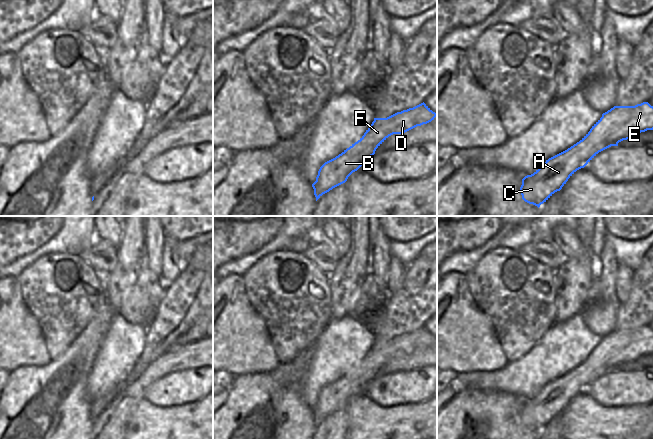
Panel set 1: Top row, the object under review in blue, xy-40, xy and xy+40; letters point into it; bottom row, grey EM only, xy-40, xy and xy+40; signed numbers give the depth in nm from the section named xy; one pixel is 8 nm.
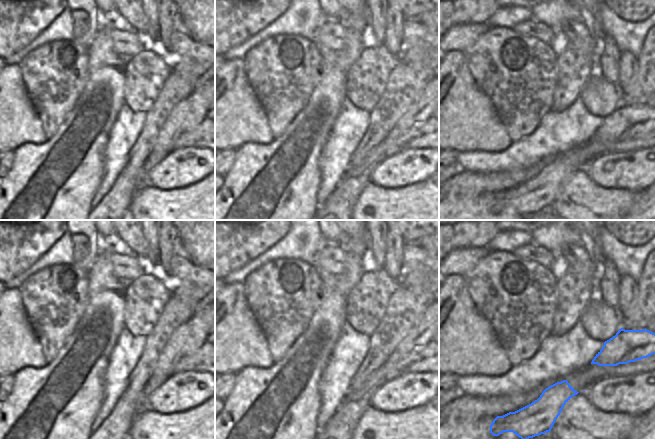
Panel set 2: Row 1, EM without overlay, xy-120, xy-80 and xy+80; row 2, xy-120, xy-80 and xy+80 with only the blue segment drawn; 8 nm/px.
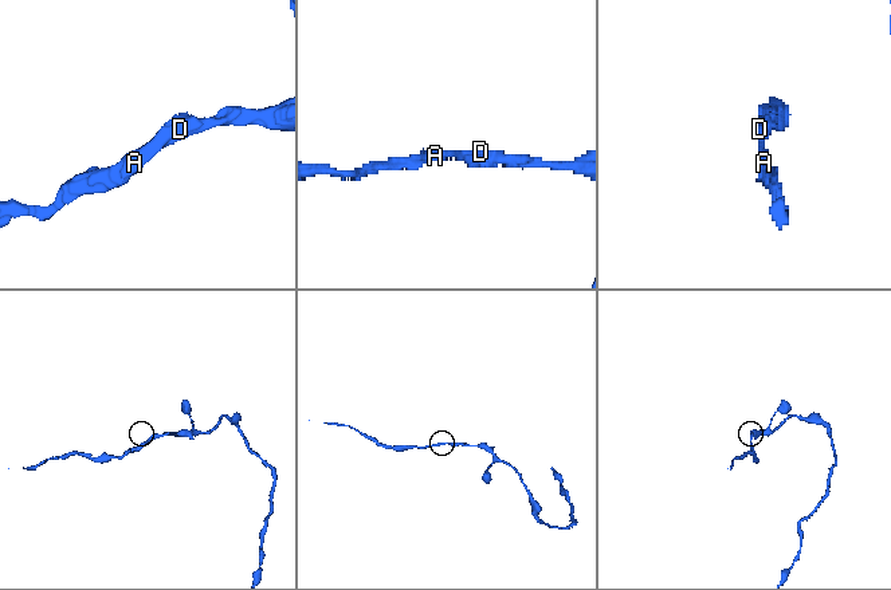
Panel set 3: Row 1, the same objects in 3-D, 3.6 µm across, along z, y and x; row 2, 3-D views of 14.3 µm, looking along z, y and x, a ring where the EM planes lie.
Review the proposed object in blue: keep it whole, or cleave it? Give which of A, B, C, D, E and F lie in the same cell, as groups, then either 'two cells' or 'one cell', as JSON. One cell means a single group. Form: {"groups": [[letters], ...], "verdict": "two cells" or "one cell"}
{"groups": [["A", "B", "C", "D", "E", "F"]], "verdict": "one cell"}

